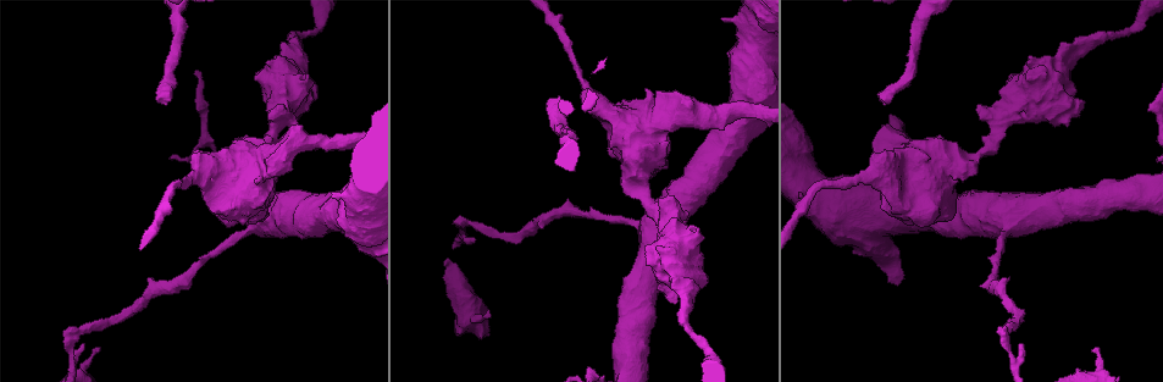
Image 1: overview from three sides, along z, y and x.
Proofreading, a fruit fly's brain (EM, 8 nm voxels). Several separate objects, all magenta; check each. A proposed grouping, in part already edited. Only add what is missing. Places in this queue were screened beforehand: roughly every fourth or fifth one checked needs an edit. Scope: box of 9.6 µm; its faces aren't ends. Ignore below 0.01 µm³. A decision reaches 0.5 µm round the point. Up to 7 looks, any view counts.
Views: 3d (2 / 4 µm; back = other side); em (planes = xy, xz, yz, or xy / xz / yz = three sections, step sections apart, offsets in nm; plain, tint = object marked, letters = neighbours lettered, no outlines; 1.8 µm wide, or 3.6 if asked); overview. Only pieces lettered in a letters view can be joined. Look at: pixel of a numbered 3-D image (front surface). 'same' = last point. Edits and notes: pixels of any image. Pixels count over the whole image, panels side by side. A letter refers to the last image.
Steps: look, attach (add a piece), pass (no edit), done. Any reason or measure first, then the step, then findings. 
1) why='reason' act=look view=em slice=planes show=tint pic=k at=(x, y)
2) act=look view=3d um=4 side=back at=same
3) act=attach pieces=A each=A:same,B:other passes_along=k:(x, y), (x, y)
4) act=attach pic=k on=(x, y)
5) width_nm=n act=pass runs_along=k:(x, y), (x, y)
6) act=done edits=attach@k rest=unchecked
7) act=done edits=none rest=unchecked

why='abrupt turn' act=look view=3d um=4 pic=1 at=(462, 221)

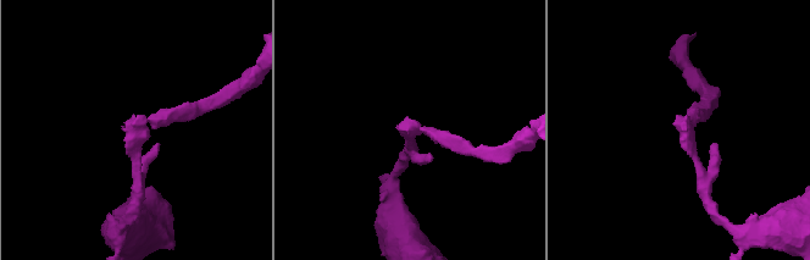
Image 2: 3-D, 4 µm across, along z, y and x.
act=look view=em slice=planes show=letters pic=2 at=(138, 127)

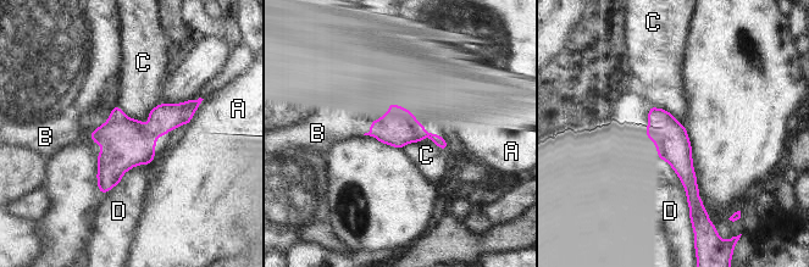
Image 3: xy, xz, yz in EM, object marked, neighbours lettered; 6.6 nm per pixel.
arm_widths_nm=180,220 act=pass each=A:other,B:other,C:other,D:other found='no lettered piece goes on from it'

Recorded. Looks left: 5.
act=look view=3d um=2 pic=1 at=(487, 311)

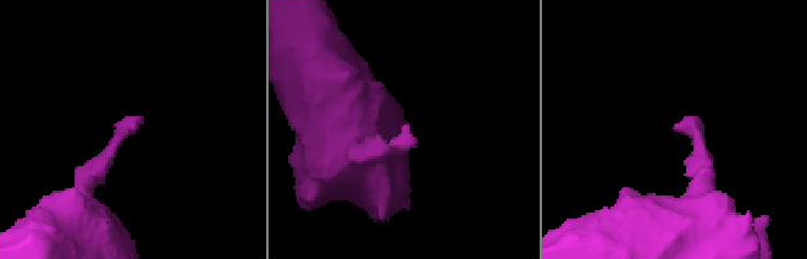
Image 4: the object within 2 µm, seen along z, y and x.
why='shape alone is not enough' act=look view=em slice=planes show=letters pic=4 at=(130, 128)

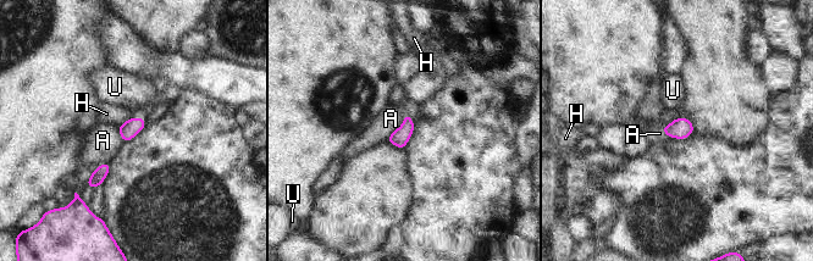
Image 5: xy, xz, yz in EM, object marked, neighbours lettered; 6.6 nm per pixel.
longest_contact=A:220nm act=pass each=A:other,H:other,U:other border=5:(407, 114), (403, 122), (386, 139) found='no lettered piece goes on from it'

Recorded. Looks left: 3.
why='free end' act=look view=3d um=4 pic=1 at=(660, 289)

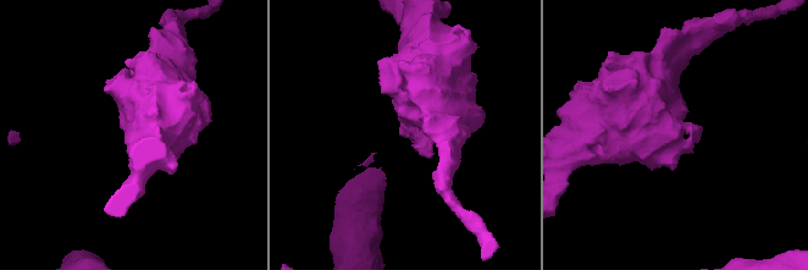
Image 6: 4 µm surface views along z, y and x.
act=look view=em slice=xy step=16 show=tint pic=6 at=(678, 136)

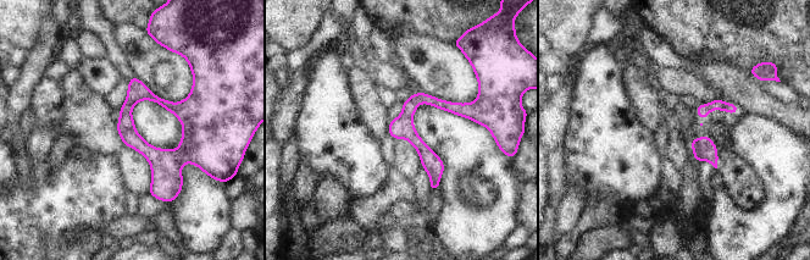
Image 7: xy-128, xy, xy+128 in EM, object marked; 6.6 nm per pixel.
act=look view=em slice=planes show=letters at=same

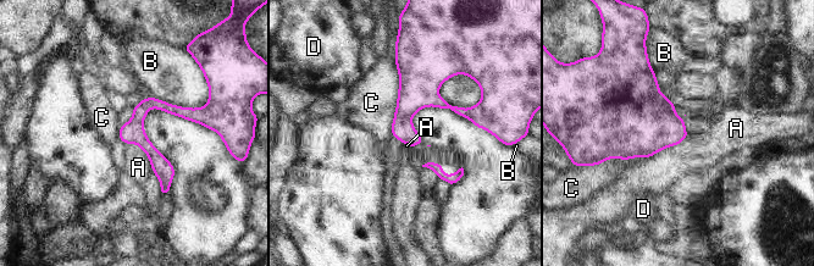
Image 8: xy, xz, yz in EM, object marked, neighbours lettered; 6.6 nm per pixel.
act=pass each=A:other,B:other,C:other,D:other runs_along=8:(204, 121), (149, 105), (121, 134) found='no lettered piece goes on from it'

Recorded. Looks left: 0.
act=done edits=none rest=unchecked

